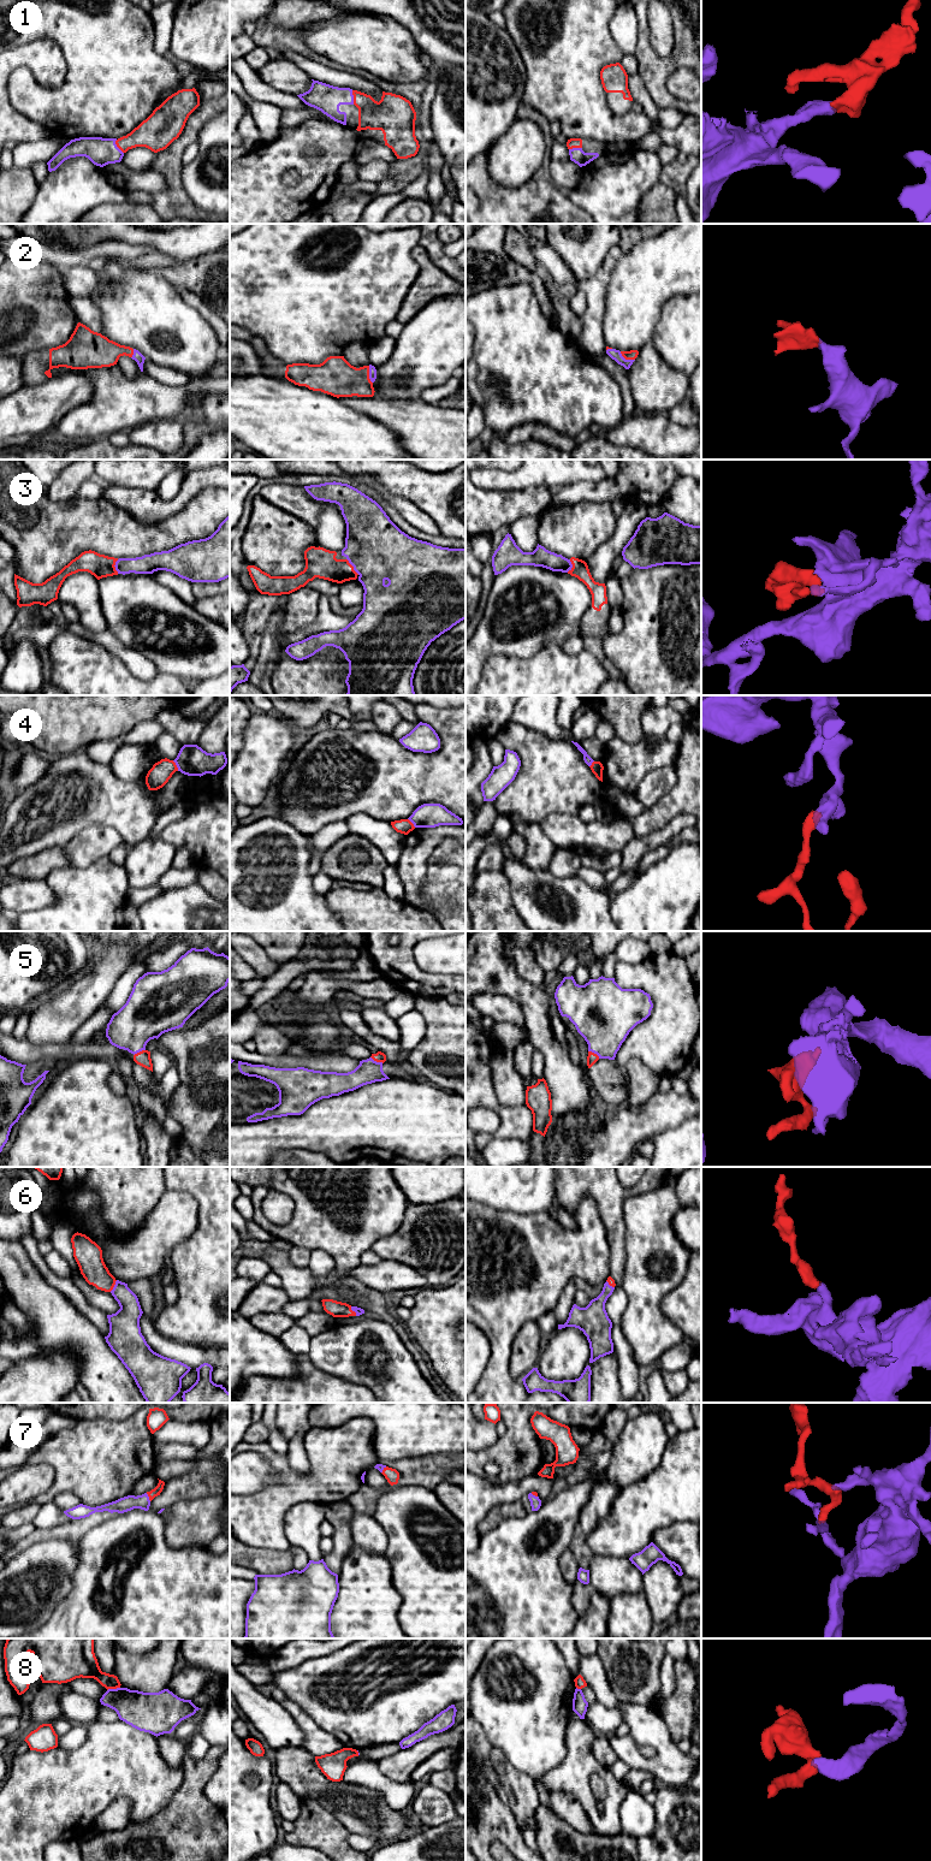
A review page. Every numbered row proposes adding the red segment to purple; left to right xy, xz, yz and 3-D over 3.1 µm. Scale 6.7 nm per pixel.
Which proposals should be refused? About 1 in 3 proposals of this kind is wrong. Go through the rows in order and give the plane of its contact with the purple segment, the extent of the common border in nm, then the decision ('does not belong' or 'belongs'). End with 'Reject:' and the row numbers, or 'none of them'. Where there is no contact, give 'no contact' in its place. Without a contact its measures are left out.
1: contact in xz; length 100 nm; belongs
2: contact in xz; length 120 nm; belongs
3: contact in xz; length 140 nm; belongs
4: contact in xy; length 80 nm; does not belong
5: contact in xz; length 100 nm; belongs
6: contact in xy; length 90 nm; belongs
7: contact in xy; length 70 nm; belongs
8: contact in xy; length 90 nm; does not belong
Reject: 4, 8

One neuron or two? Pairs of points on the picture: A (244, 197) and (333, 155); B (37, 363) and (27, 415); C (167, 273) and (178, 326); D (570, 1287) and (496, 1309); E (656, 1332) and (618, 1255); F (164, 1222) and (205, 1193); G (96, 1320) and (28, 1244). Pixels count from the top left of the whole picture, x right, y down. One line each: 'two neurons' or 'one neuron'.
A: one neuron
B: two neurons
C: two neurons
D: two neurons
E: two neurons
F: two neurons
G: one neuron

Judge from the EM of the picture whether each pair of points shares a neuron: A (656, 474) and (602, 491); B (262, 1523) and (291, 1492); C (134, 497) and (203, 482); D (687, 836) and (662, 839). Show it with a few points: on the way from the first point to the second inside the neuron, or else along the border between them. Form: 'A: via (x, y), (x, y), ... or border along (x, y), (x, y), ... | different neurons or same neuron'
A: via (642, 478), (630, 480), (623, 487), (615, 489) | same neuron
B: via (267, 1516), (284, 1499) | same neuron
C: via (150, 505), (175, 505), (187, 493) | same neuron
D: border along (688, 827), (677, 836) | different neurons

